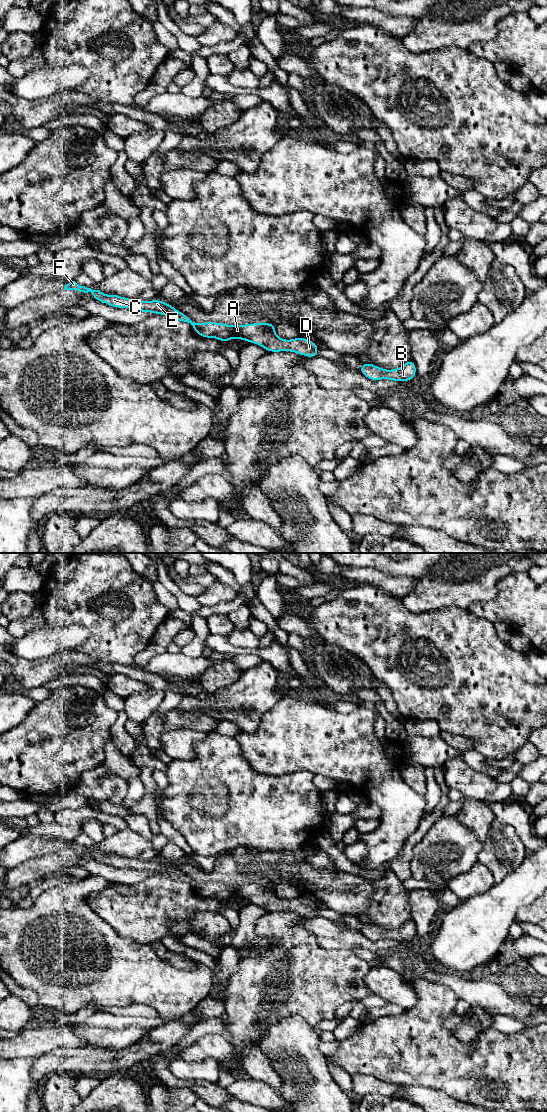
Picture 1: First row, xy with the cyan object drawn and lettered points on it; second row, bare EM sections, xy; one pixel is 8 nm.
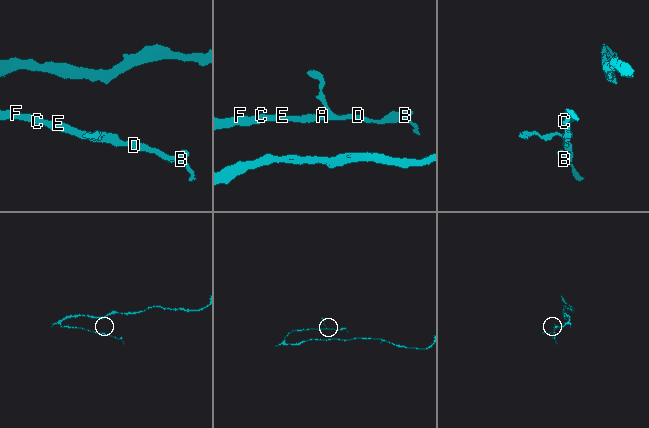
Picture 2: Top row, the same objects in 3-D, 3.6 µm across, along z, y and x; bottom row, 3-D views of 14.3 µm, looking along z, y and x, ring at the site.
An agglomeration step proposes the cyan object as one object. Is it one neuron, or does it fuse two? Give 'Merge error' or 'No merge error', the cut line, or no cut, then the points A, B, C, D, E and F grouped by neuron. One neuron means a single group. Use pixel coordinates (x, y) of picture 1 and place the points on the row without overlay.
No merge error. No split. Groups: A B C D E F

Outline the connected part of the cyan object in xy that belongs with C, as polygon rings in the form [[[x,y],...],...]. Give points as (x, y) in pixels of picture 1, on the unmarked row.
[[[70,841],[69,844],[65,845],[64,850],[91,852],[93,859],[115,868],[130,868],[139,872],[165,875],[171,879],[190,884],[196,894],[204,898],[216,898],[225,903],[228,903],[231,898],[242,899],[260,905],[268,912],[290,911],[310,918],[320,916],[317,911],[318,905],[311,900],[302,897],[291,900],[279,898],[275,893],[276,884],[274,883],[243,885],[228,885],[219,882],[195,883],[189,876],[161,860],[139,861],[116,854],[106,855],[100,850],[92,850],[77,844],[75,841]]]

